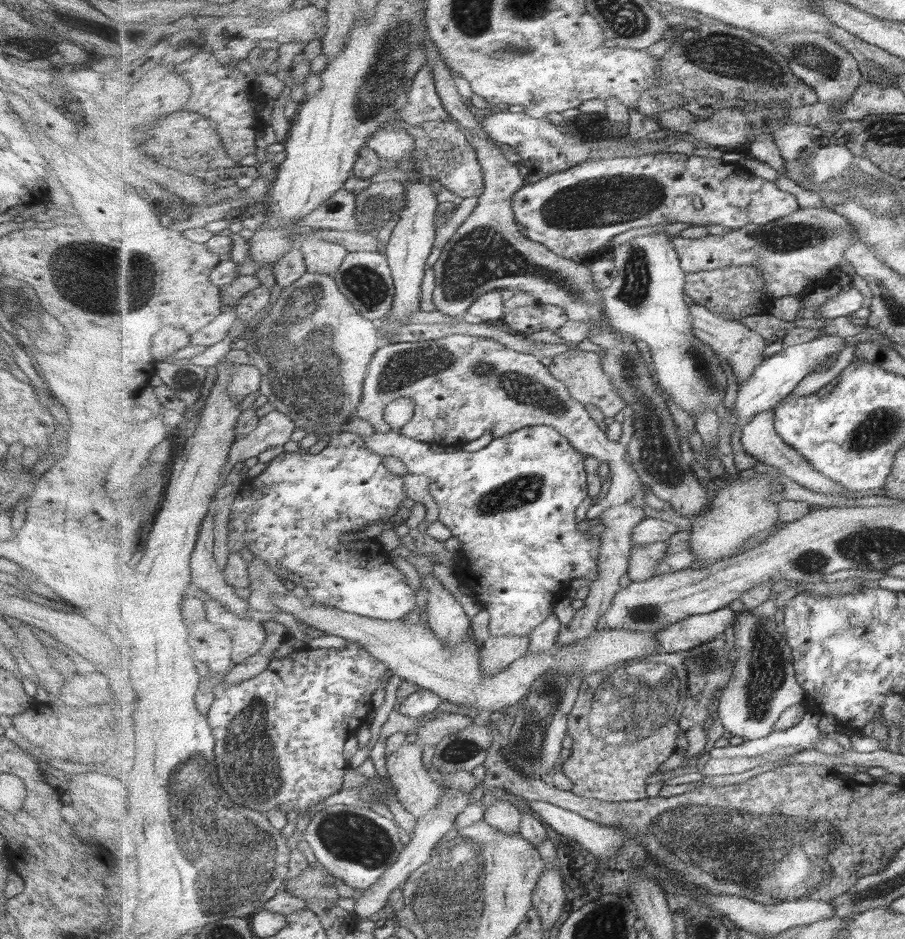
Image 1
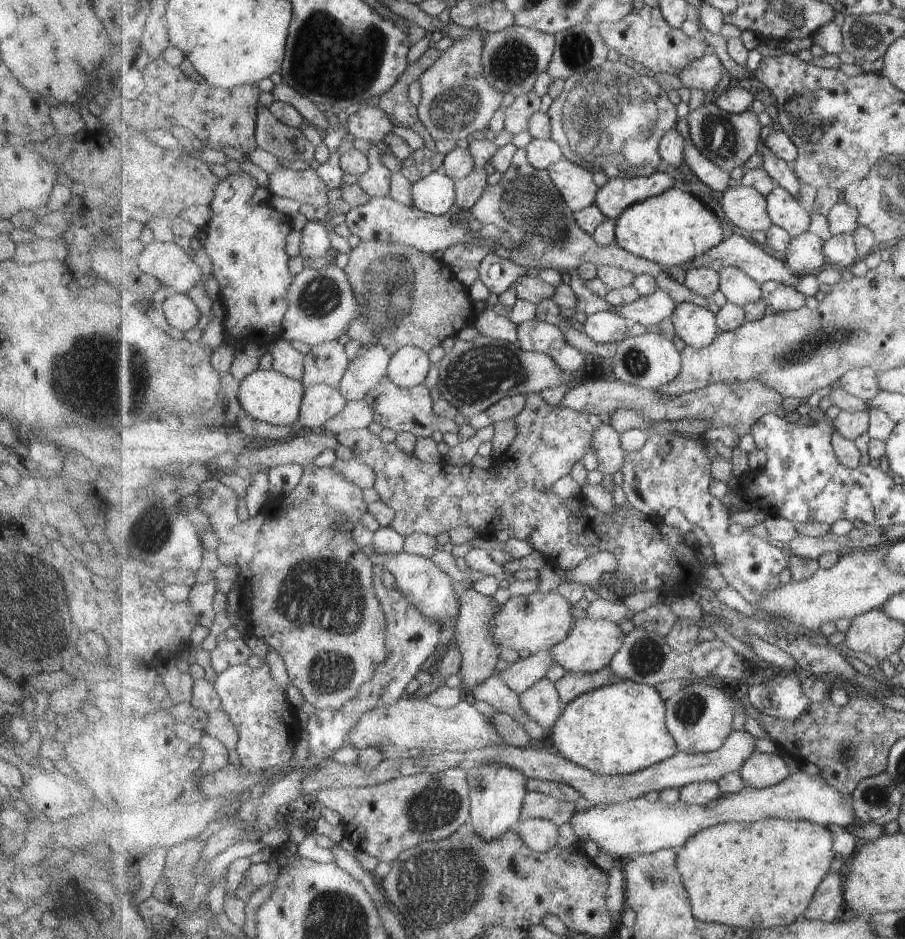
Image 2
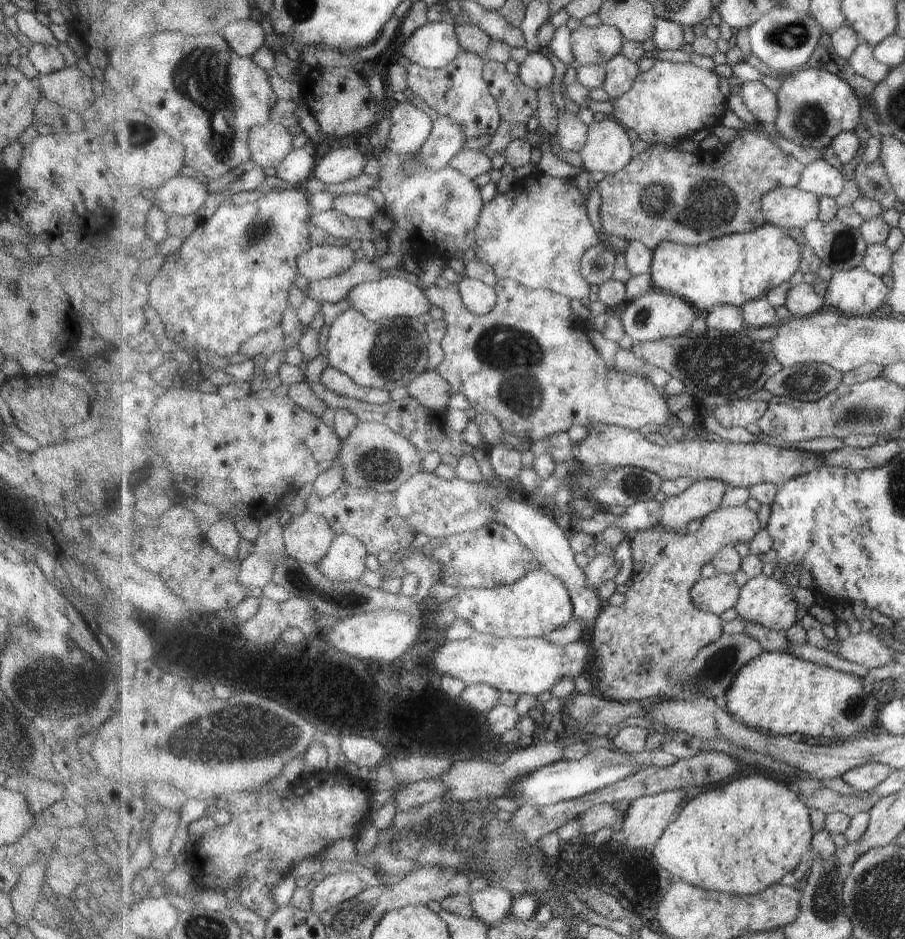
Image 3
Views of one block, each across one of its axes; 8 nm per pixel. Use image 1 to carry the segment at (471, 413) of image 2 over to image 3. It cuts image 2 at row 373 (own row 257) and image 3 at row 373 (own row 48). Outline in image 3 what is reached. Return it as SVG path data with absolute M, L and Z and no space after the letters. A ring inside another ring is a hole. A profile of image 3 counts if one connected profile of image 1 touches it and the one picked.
M429 370L415 378L407 386L409 395L415 397L424 407L445 412L451 398L451 385L436 370Z

